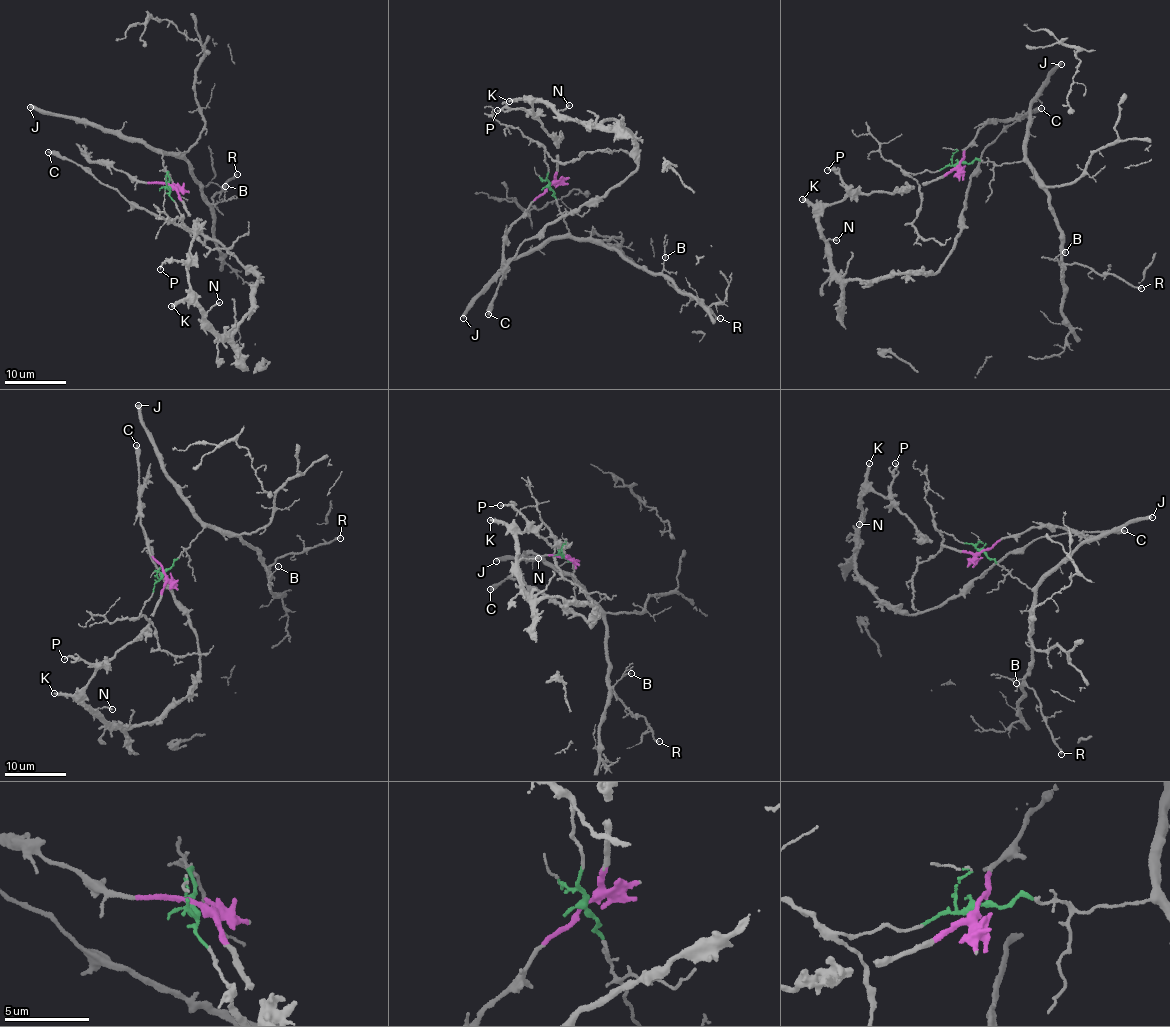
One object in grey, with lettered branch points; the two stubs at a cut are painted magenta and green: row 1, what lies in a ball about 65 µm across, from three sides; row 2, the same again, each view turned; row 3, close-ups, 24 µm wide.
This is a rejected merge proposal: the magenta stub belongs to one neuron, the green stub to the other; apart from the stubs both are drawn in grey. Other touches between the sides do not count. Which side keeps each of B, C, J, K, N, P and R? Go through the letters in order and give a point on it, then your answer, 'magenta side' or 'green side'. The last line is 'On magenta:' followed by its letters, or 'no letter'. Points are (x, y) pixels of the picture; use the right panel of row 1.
B: place (1065, 252); green side
C: place (1041, 108); magenta side
J: place (1061, 64); green side
K: place (802, 199); magenta side
N: place (836, 240); magenta side
P: place (827, 170); magenta side
R: place (1141, 288); green side
On magenta: C, K, N, P

